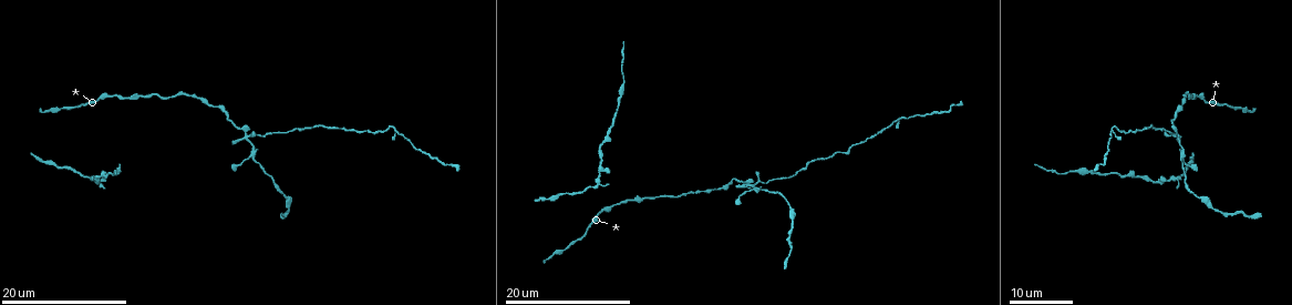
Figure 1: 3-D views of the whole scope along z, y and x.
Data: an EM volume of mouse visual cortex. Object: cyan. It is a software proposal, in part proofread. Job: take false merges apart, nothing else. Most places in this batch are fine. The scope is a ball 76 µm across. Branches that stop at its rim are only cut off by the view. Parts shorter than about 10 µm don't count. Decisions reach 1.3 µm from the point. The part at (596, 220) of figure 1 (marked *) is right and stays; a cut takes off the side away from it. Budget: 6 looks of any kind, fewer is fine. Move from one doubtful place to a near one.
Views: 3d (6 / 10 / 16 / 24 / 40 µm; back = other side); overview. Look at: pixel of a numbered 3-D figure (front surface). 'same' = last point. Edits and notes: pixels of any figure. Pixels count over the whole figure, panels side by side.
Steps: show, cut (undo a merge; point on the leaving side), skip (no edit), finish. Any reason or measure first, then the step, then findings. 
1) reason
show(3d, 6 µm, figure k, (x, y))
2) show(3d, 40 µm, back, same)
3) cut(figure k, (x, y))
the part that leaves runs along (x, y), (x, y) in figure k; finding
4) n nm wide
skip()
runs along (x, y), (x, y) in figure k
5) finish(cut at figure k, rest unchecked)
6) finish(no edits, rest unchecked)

show(3d, 24 µm, figure 1, (752, 183))

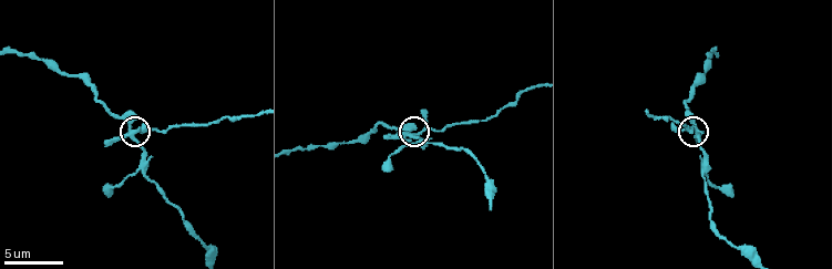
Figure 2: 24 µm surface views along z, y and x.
show(3d, 6 µm, figure 2, (696, 133))

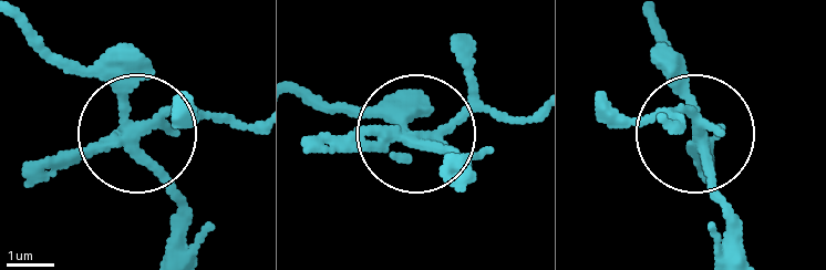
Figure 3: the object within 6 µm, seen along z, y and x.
cut(figure 3, (470, 108))
the part that leaves runs along (411, 128), (478, 110), (526, 117) in figure 3; a second neuron is stuck on

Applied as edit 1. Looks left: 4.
see it whole again
show(overview)

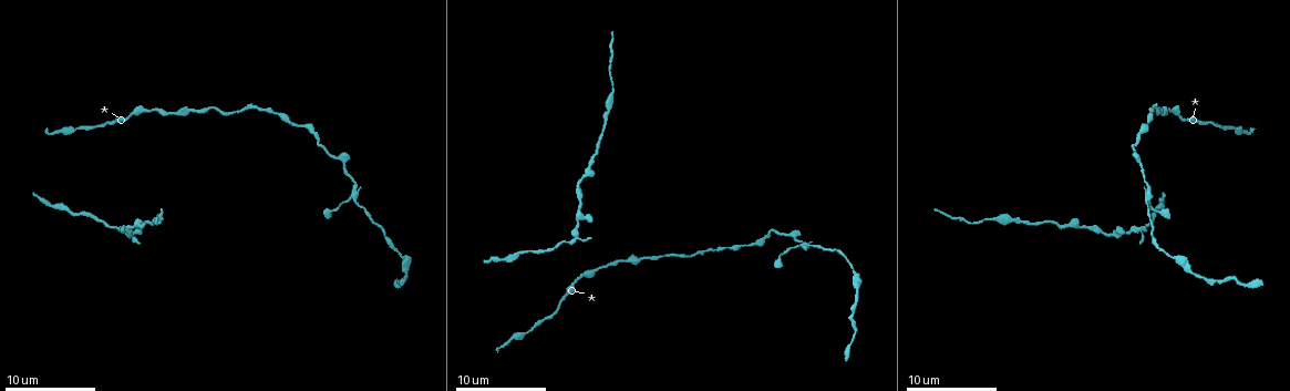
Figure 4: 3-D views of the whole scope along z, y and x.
calibre changes
show(3d, 10 µm, figure 4, (855, 289))

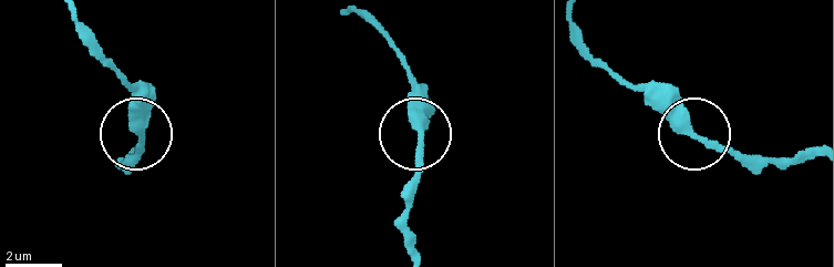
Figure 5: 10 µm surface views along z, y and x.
from behind
show(3d, 10 µm, back, figure 5, (136, 129))

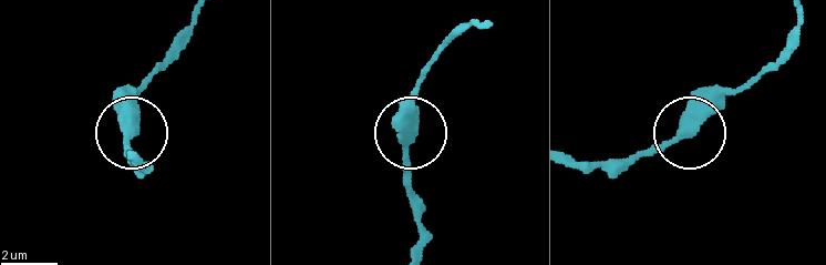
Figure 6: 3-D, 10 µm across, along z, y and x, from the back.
skip()
runs along (484, 22), (462, 29), (416, 87), (405, 158), (412, 205) in figure 6; continuous, no second neuron

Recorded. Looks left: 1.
calibre changes
show(3d, 16 µm, figure 4, (608, 102))

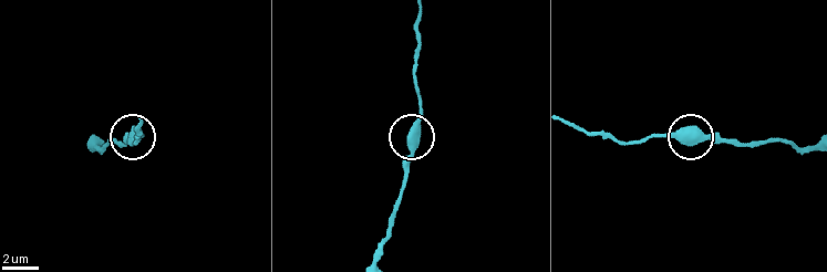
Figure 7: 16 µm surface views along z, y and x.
550 nm wide
skip()
runs along (809, 152), (782, 143), (720, 143), (702, 133), (641, 138) in figure 7; all the same neuron

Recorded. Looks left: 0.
finish(cut at figure 3, rest unchecked)

